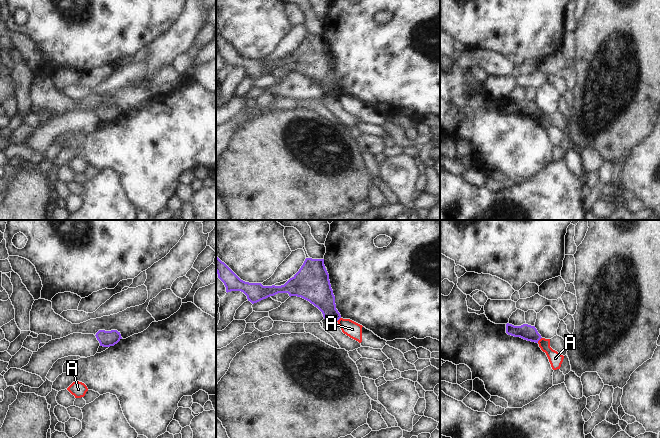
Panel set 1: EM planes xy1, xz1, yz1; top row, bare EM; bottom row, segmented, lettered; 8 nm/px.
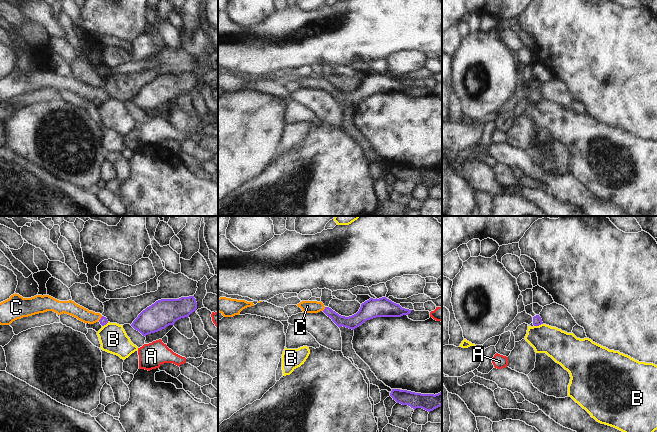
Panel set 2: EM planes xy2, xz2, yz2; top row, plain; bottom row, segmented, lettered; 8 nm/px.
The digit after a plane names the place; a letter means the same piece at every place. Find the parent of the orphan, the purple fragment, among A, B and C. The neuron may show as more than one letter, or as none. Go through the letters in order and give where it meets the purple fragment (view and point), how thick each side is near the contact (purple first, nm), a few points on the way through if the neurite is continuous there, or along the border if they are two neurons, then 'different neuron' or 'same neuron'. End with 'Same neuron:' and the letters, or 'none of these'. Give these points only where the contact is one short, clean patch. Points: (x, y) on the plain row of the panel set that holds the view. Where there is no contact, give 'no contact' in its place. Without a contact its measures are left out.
A: contact yz1 (539, 115); calibres 130 and 110 nm; border yz1 (541, 113), (537, 118); different neuron
B: contact yz2 (538, 101); calibres 70 and 240 nm; border yz2 (542, 99), (534, 102); different neuron
C: contact xy2 (101, 94); calibres 70 and 110 nm; way xy2 (103, 97), (101, 94), (88, 93), (73, 85); same neuron
Same neuron: C

